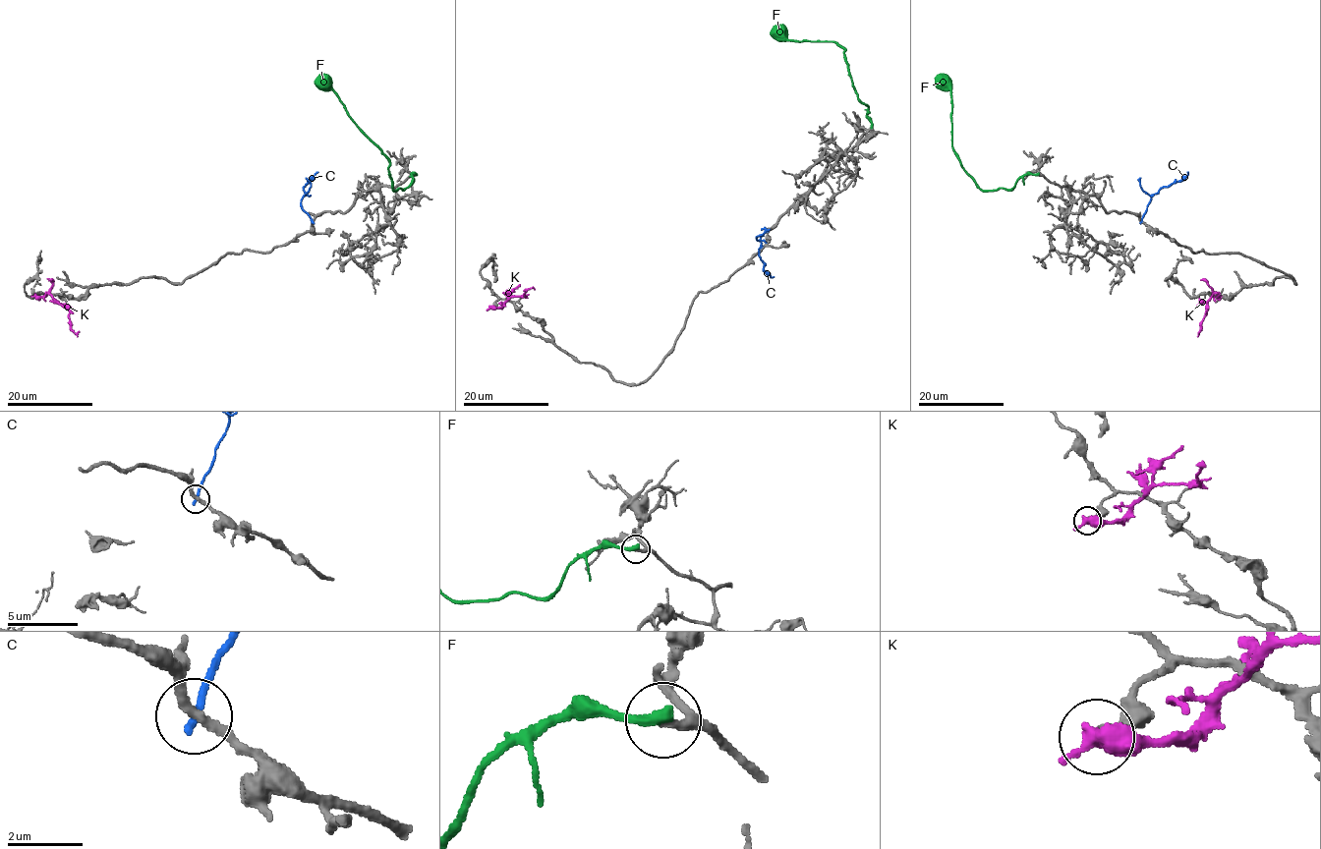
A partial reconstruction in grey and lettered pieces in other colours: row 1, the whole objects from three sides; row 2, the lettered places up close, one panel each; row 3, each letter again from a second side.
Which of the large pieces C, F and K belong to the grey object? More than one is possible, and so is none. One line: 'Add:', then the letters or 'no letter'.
Add: F

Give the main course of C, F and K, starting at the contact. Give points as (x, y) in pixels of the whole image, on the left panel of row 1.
C: (313, 221), (302, 207), (302, 198), (305, 195), (304, 187), (317, 172)
F: (416, 174), (411, 175), (412, 180), (404, 190), (393, 190), (389, 162), (352, 120), (330, 80), (320, 76)
K: (34, 295), (43, 296), (48, 293), (56, 302), (63, 304), (69, 311), (72, 329), (76, 333), (79, 331)

